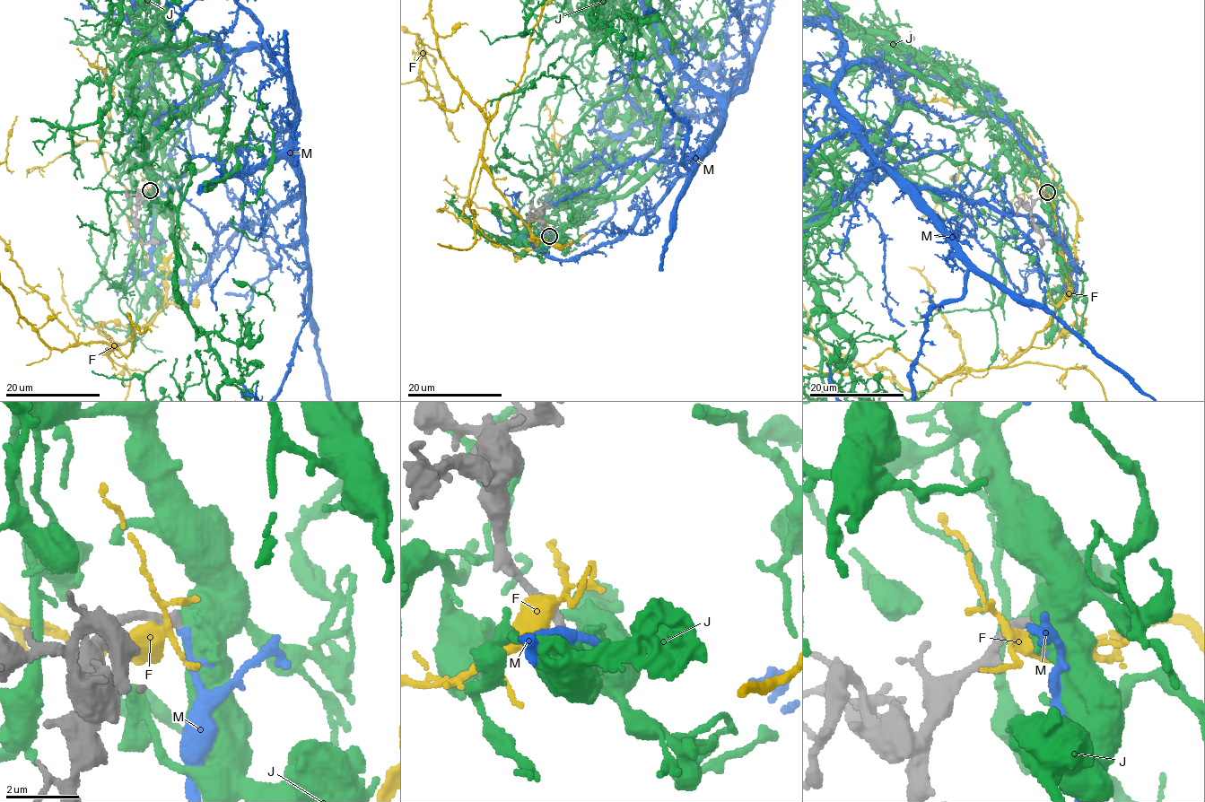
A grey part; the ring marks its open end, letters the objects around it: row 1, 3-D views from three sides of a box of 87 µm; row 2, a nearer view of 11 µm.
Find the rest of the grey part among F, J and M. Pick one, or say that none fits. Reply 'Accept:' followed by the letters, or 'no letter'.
Accept: J

